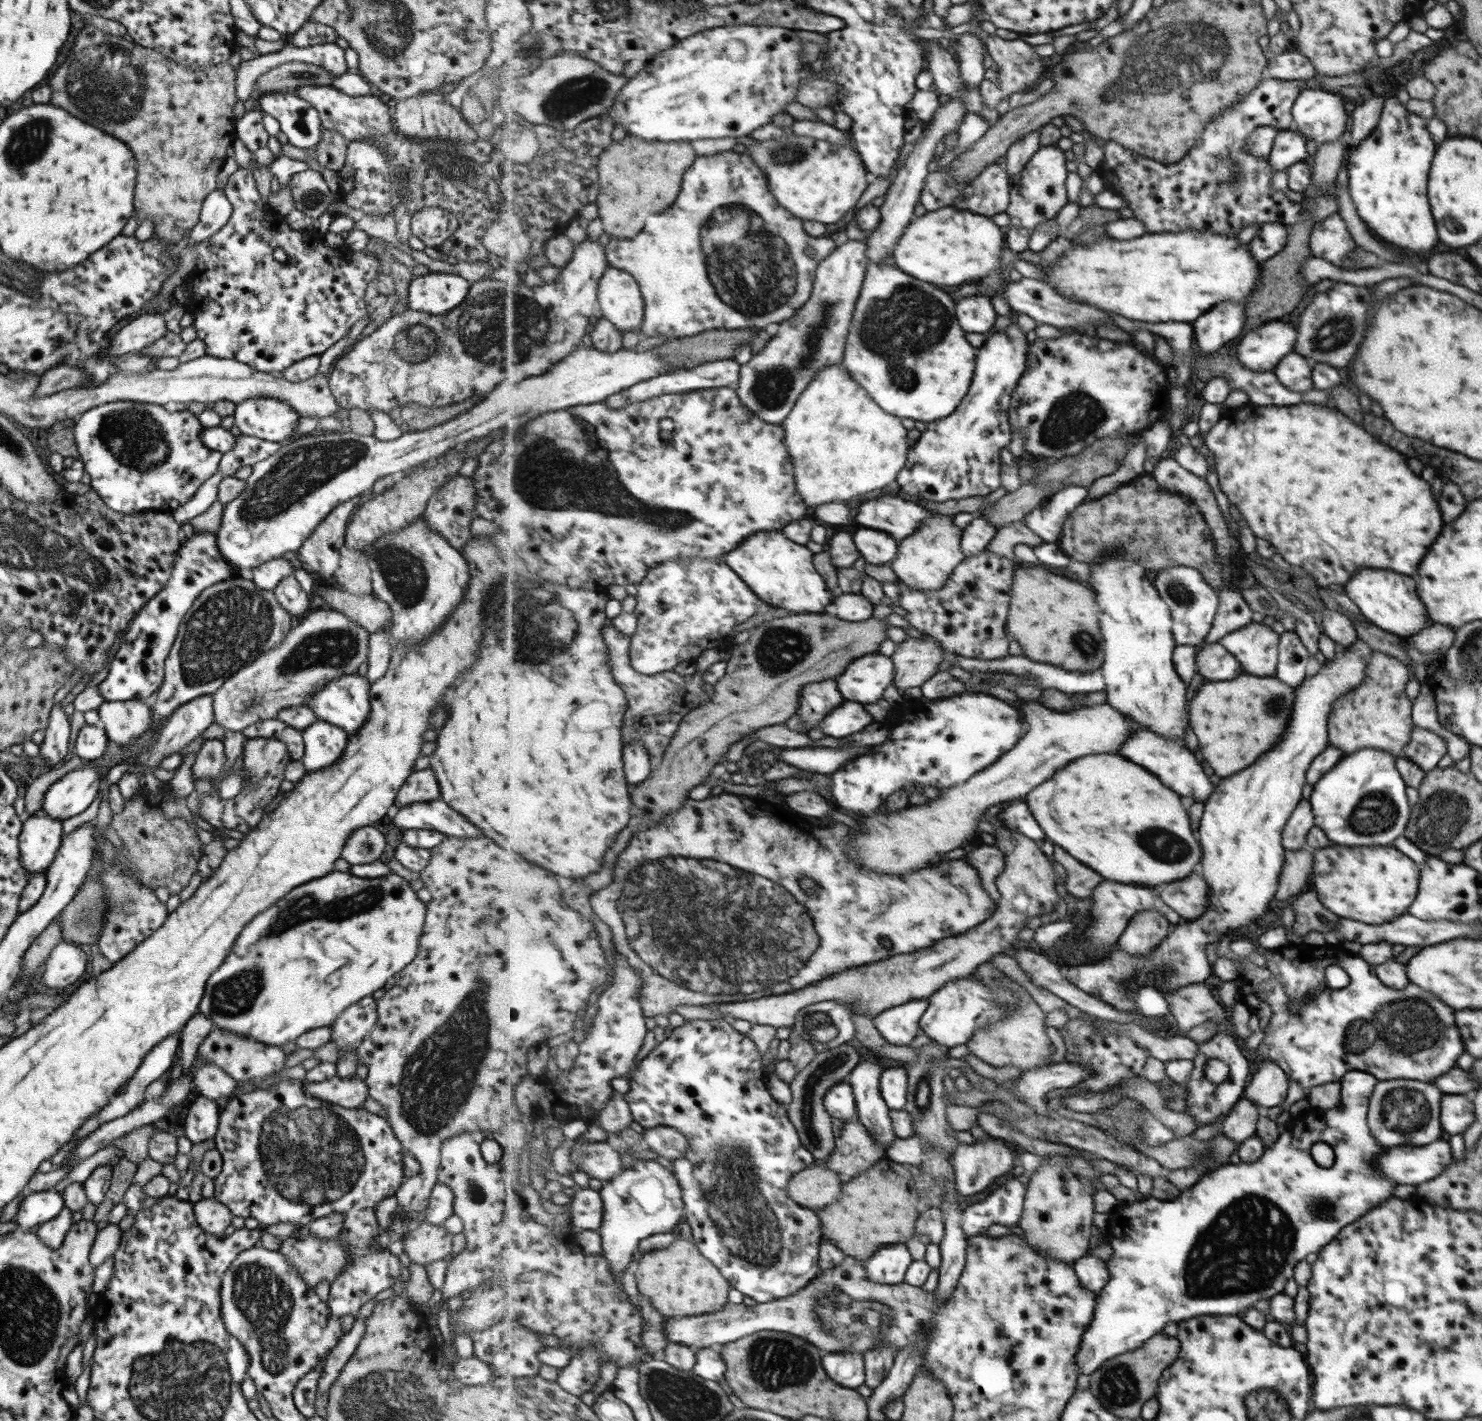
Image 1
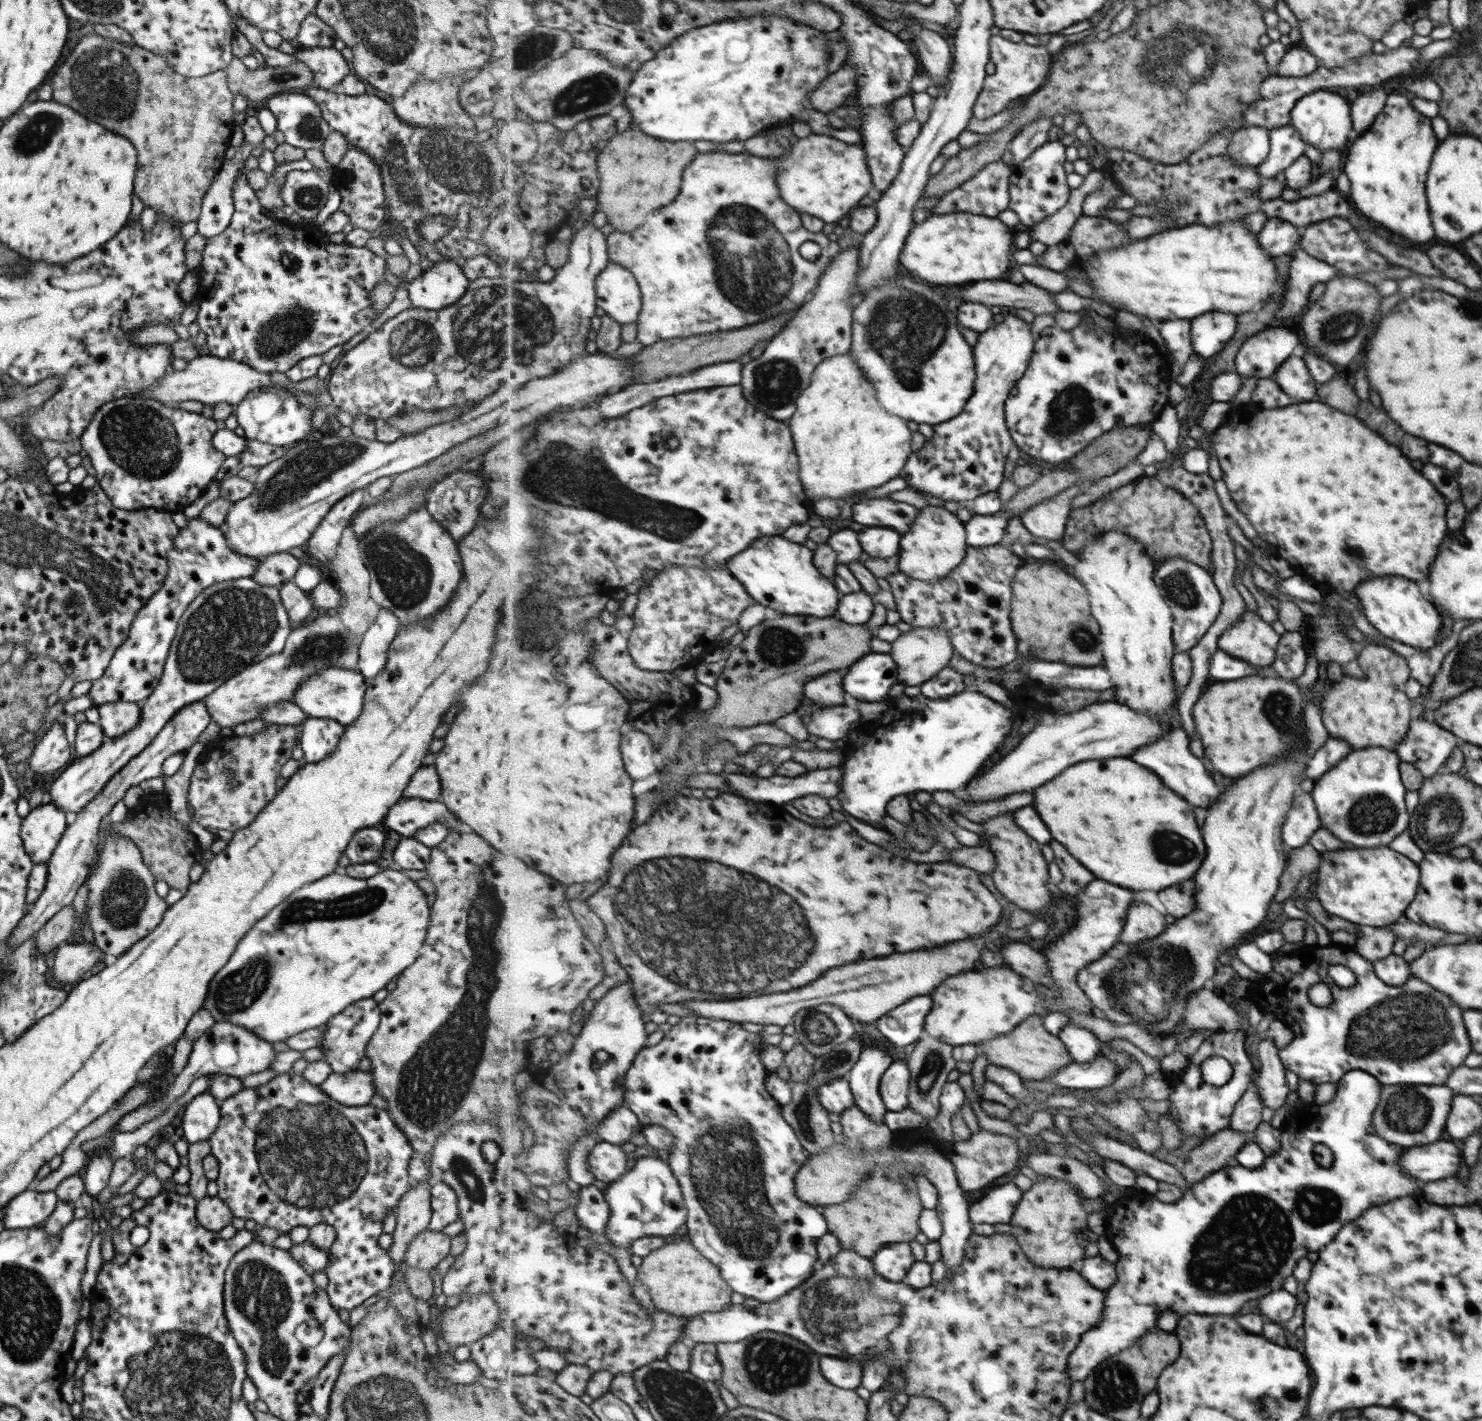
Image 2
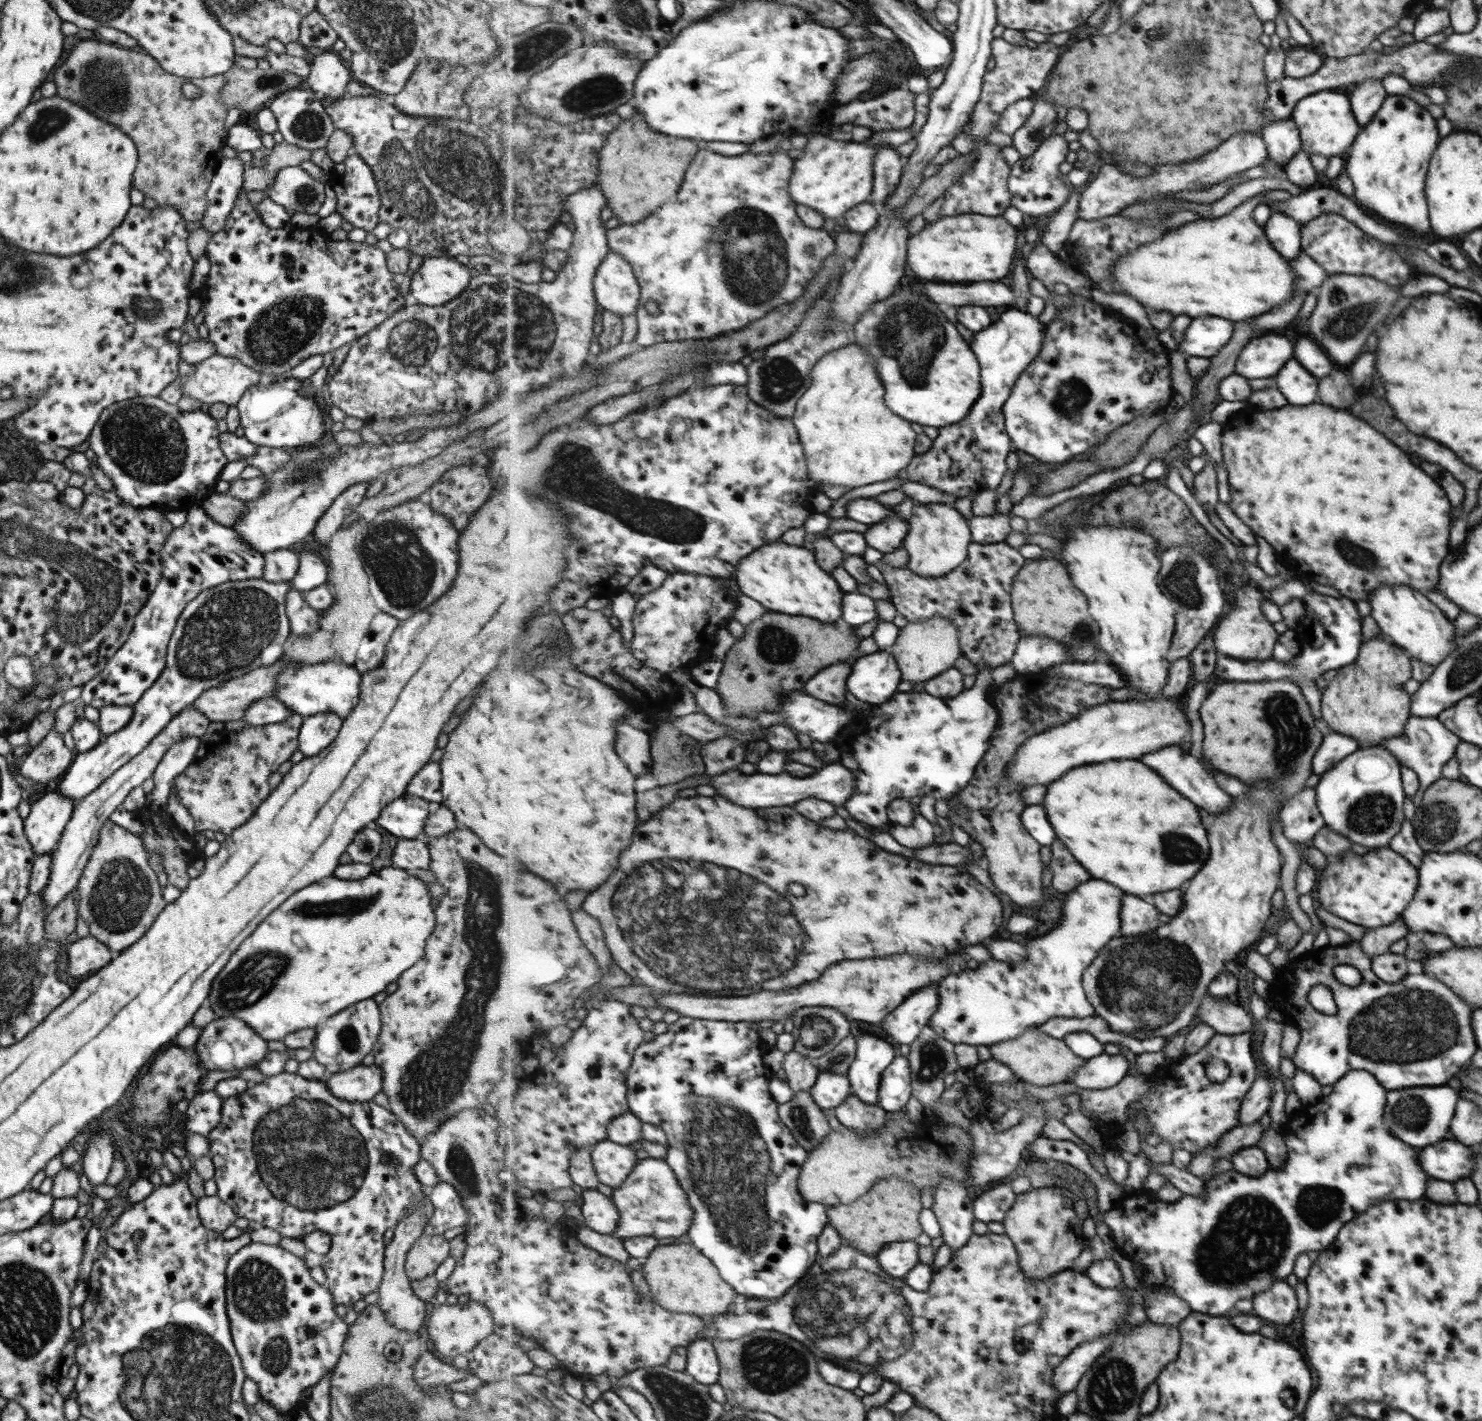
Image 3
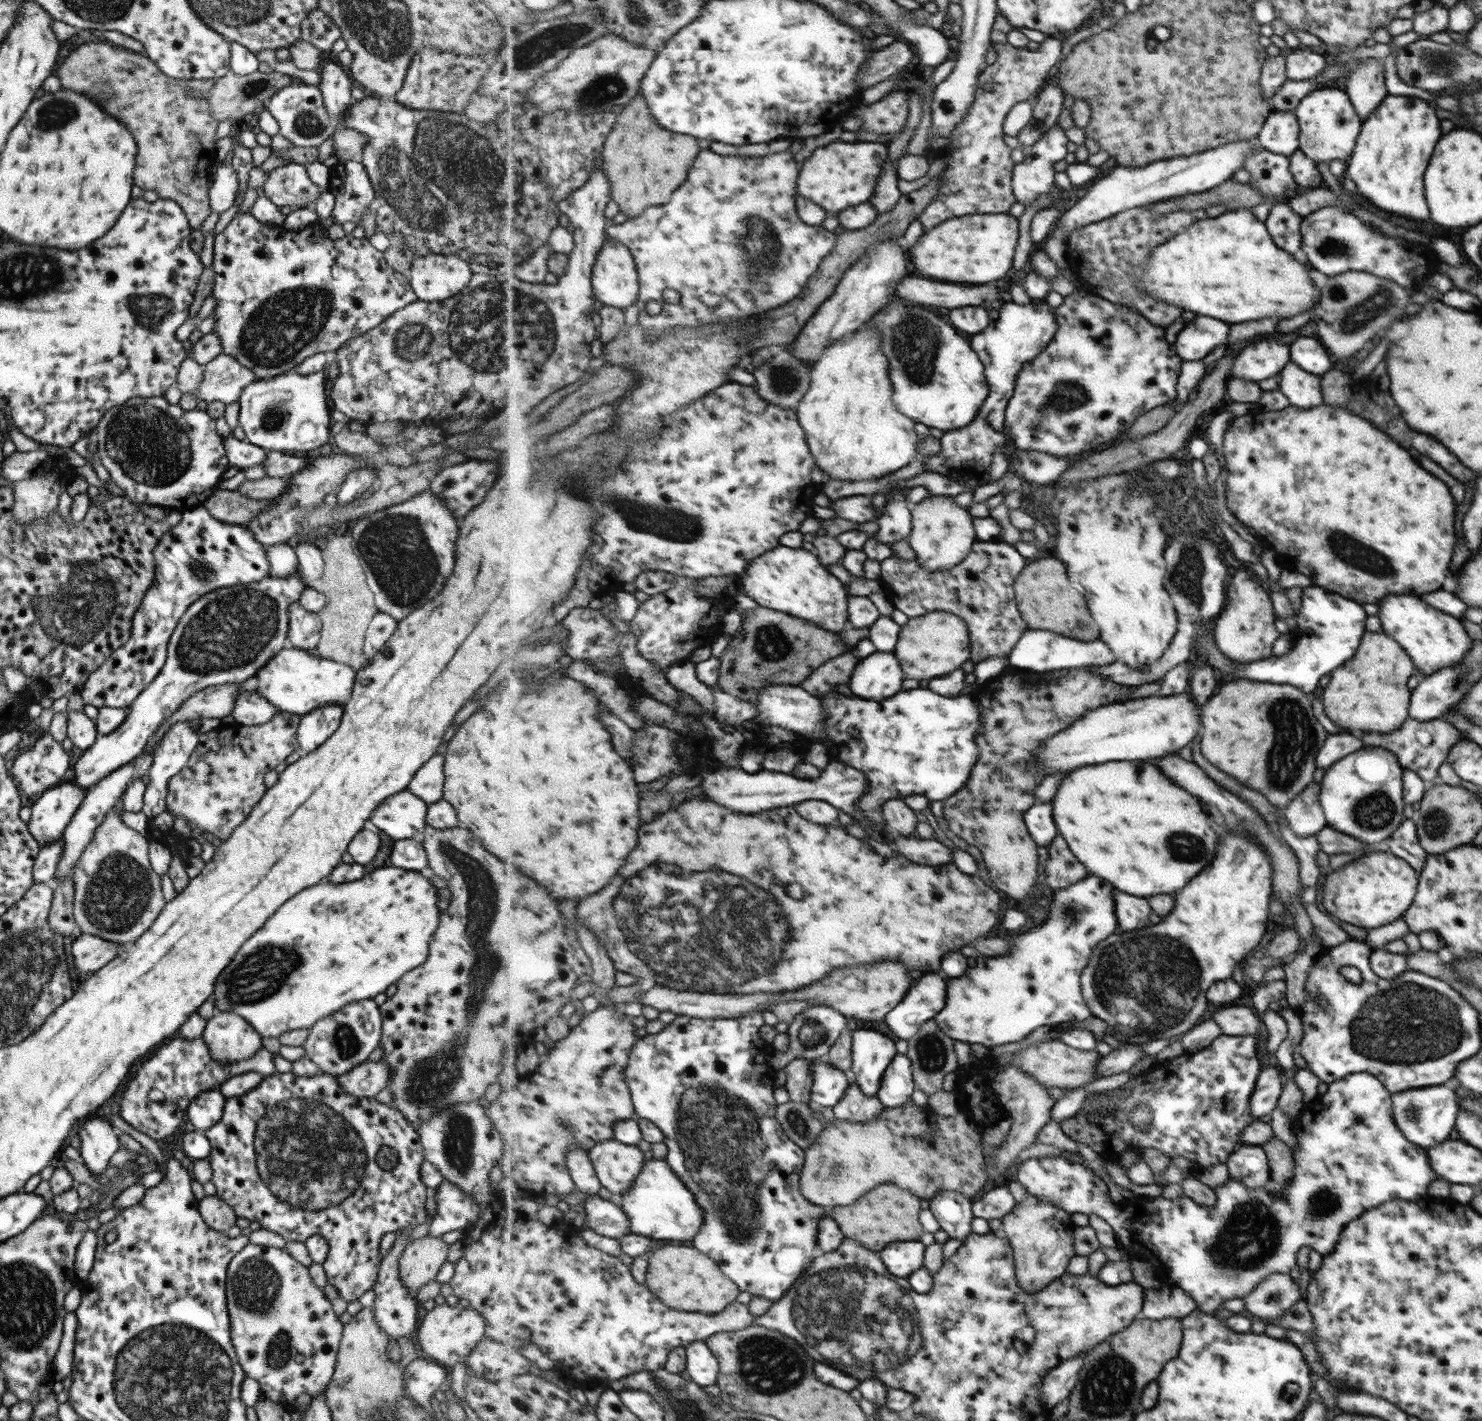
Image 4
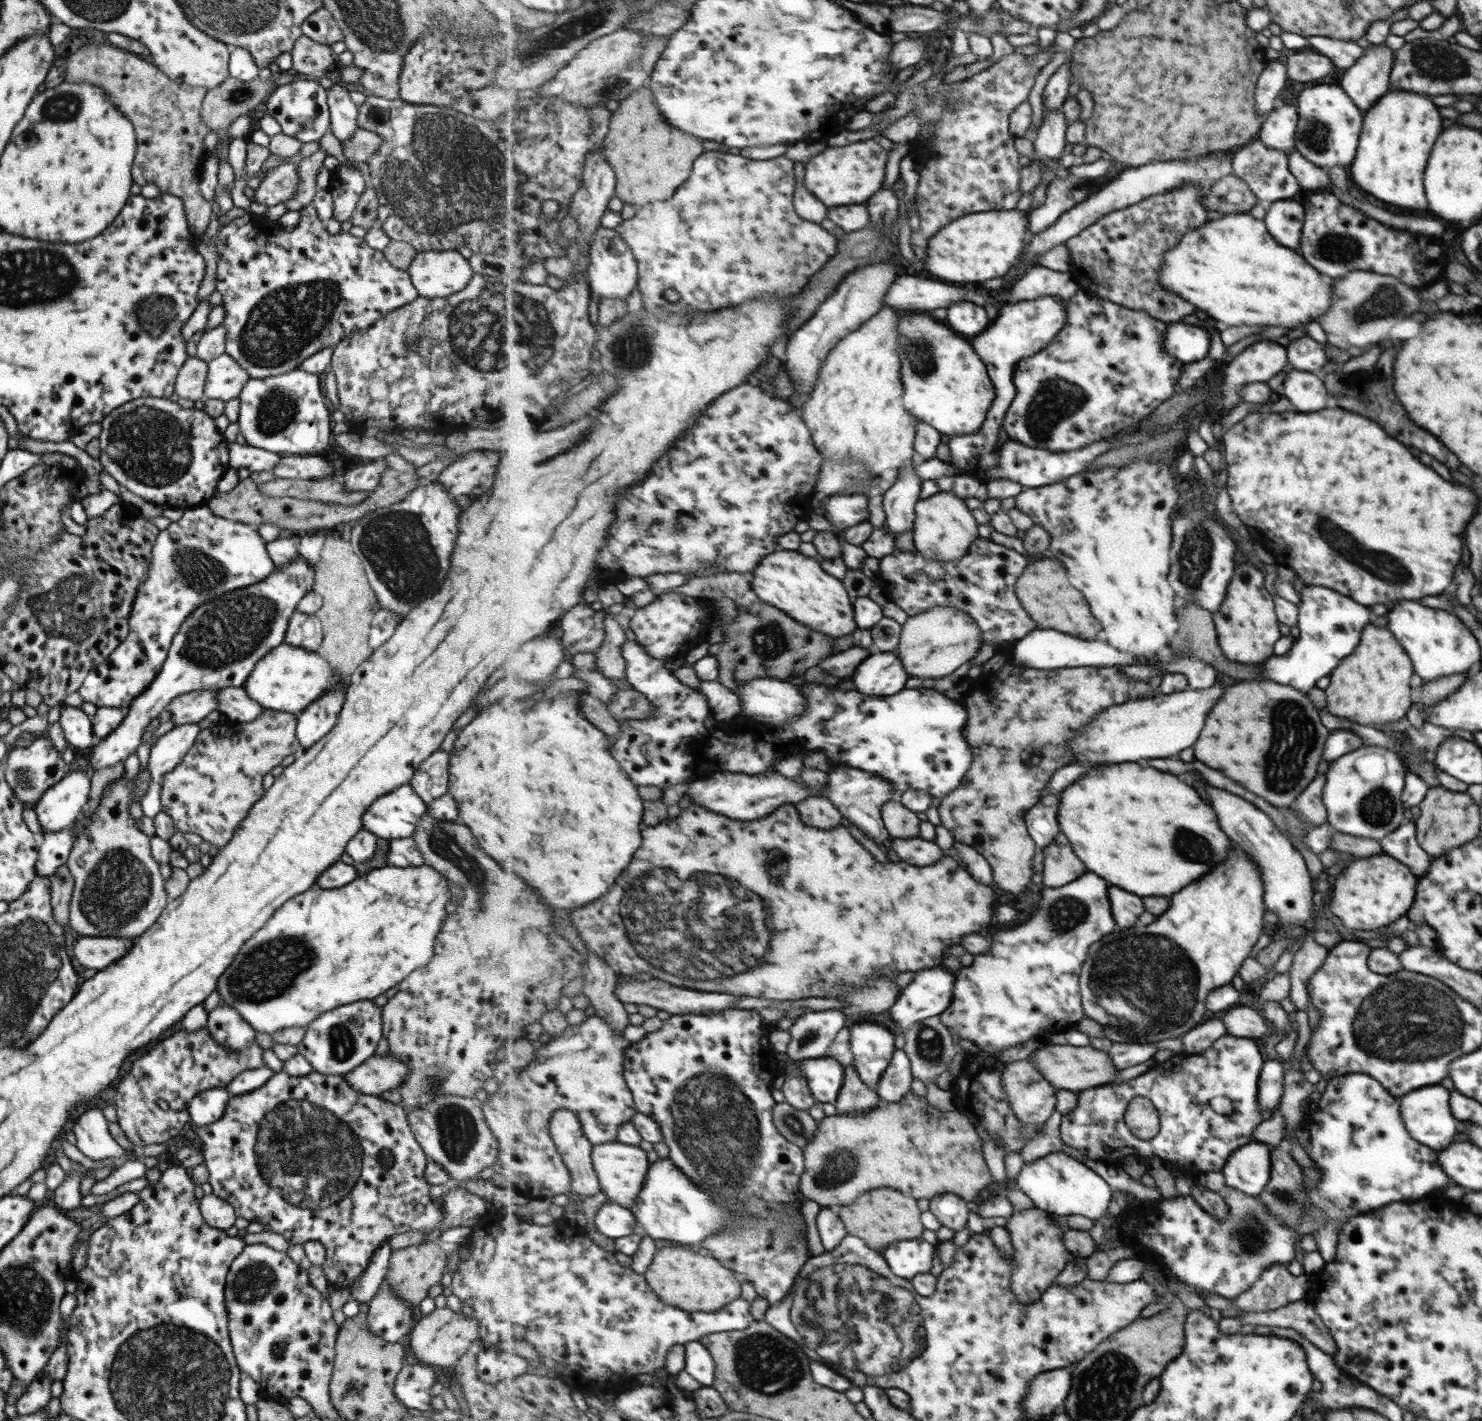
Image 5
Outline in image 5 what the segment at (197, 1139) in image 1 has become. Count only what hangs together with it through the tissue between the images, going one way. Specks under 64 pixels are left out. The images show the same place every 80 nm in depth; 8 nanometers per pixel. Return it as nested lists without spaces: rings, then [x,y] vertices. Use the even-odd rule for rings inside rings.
[[[225,1087],[199,1092],[187,1106],[191,1122],[194,1122],[197,1127],[215,1122],[226,1110],[229,1098],[230,1095],[227,1094]]]

